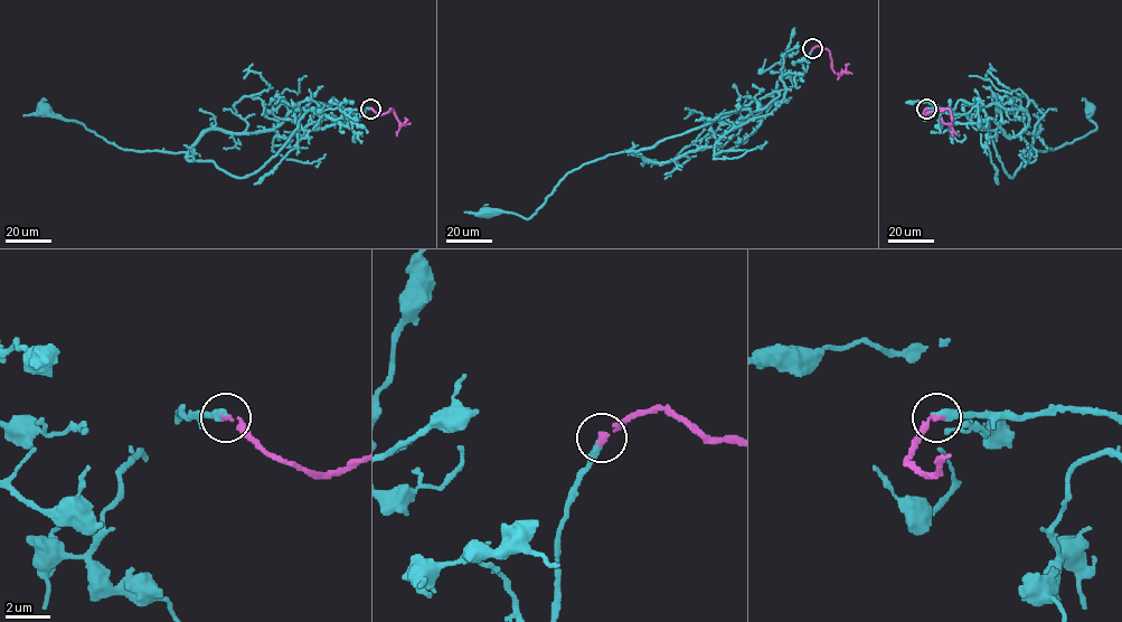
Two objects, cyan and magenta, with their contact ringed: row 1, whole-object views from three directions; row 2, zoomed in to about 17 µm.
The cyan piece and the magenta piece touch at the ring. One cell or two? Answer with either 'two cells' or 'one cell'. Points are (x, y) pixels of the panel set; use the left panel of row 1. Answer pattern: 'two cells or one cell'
one cell

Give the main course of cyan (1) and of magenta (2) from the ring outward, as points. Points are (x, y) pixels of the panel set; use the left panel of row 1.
1: (371, 109), (336, 119), (309, 110), (276, 154), (243, 177), (185, 152), (122, 149), (44, 111)
2: (371, 109), (382, 114), (390, 109), (402, 123), (405, 118)

